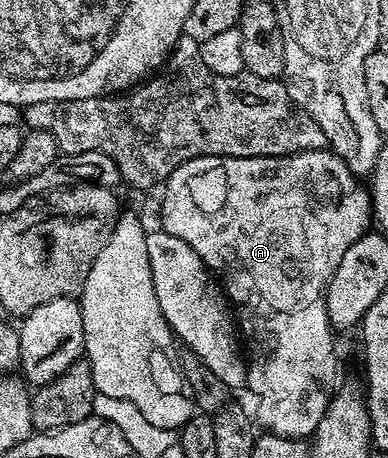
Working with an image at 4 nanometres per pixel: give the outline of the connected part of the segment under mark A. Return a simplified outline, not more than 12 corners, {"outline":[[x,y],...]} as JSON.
{"outline":[[329,148],[197,157],[162,225],[220,282],[267,433],[338,377],[326,288],[372,225]]}

